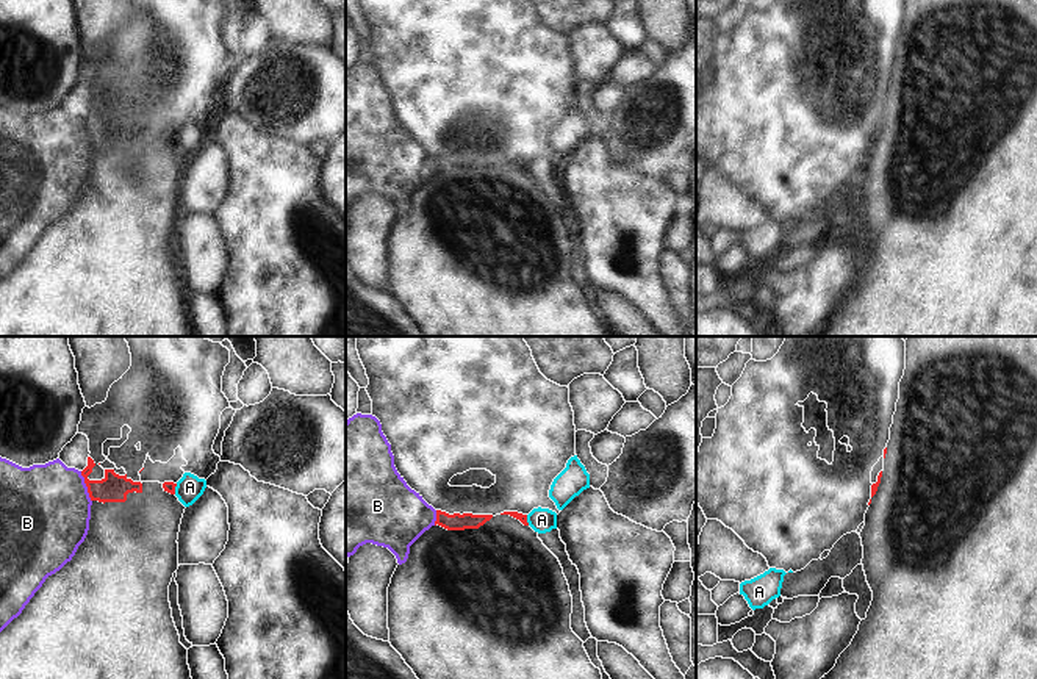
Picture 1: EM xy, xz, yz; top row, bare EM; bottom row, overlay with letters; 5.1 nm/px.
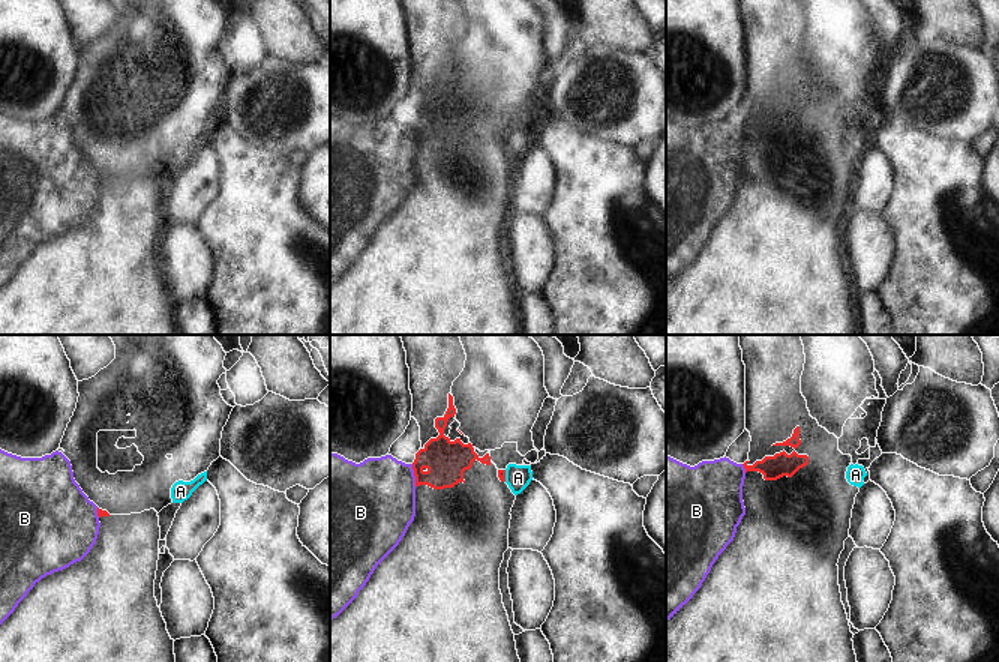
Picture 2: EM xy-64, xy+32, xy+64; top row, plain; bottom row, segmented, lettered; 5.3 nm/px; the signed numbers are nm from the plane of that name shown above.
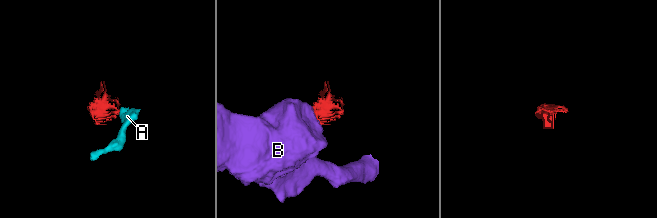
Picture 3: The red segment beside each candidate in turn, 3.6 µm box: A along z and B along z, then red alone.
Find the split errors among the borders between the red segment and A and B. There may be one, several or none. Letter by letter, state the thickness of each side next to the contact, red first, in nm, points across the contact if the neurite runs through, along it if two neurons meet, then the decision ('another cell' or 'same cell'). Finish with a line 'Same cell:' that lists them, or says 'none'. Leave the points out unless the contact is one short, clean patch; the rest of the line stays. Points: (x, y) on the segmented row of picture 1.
A: 50/130 nm | along xz (526, 515), (529, 524) | another cell
B: 140/460 nm | along xy (80, 471), (91, 501) | another cell
Same cell: none

